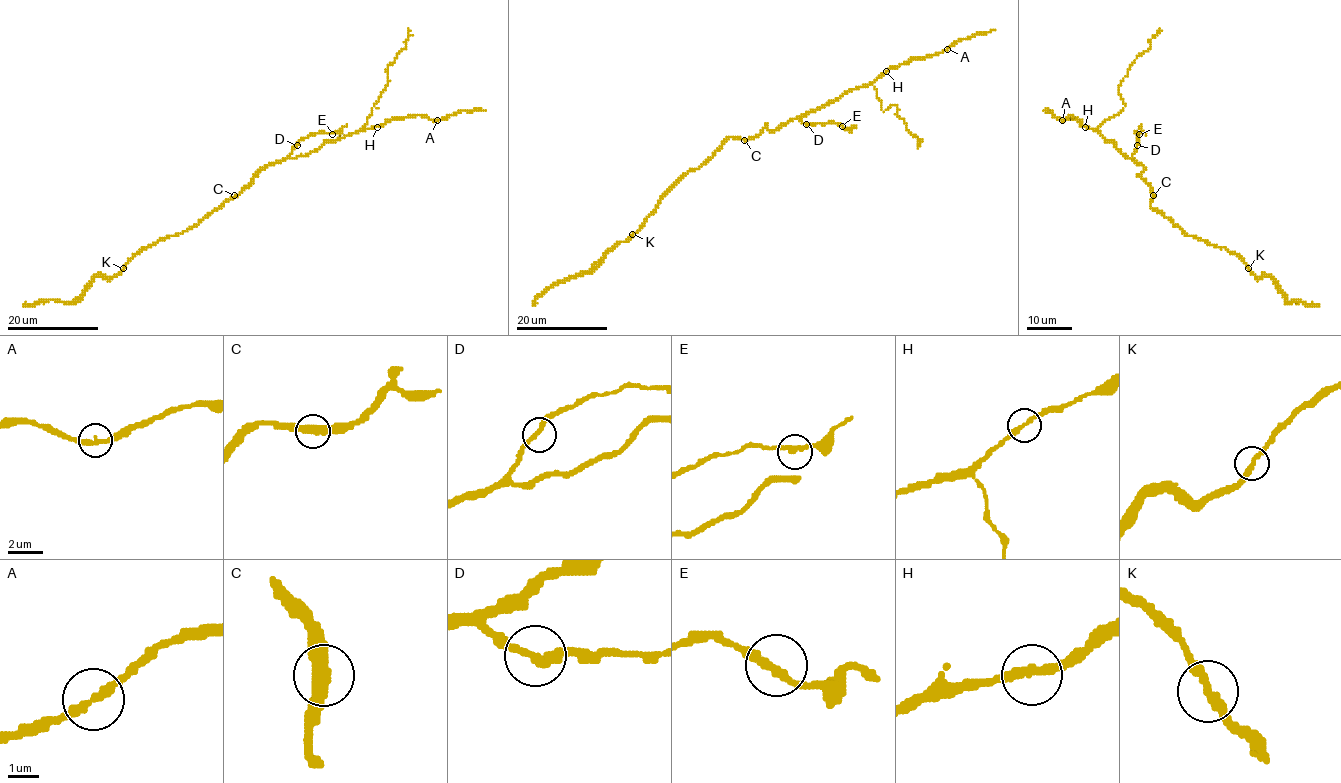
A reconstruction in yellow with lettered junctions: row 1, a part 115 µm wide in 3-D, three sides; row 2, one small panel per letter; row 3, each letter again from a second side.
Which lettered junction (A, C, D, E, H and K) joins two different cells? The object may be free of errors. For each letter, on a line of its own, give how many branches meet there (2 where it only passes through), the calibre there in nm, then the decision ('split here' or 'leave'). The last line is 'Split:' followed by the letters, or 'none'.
A: 2 | 280 nm | leave
C: 2 | 400 nm | leave
D: 2 | 280 nm | leave
E: 2 | 280 nm | leave
H: 2 | 280 nm | leave
K: 2 | 280 nm | leave
Split: none

